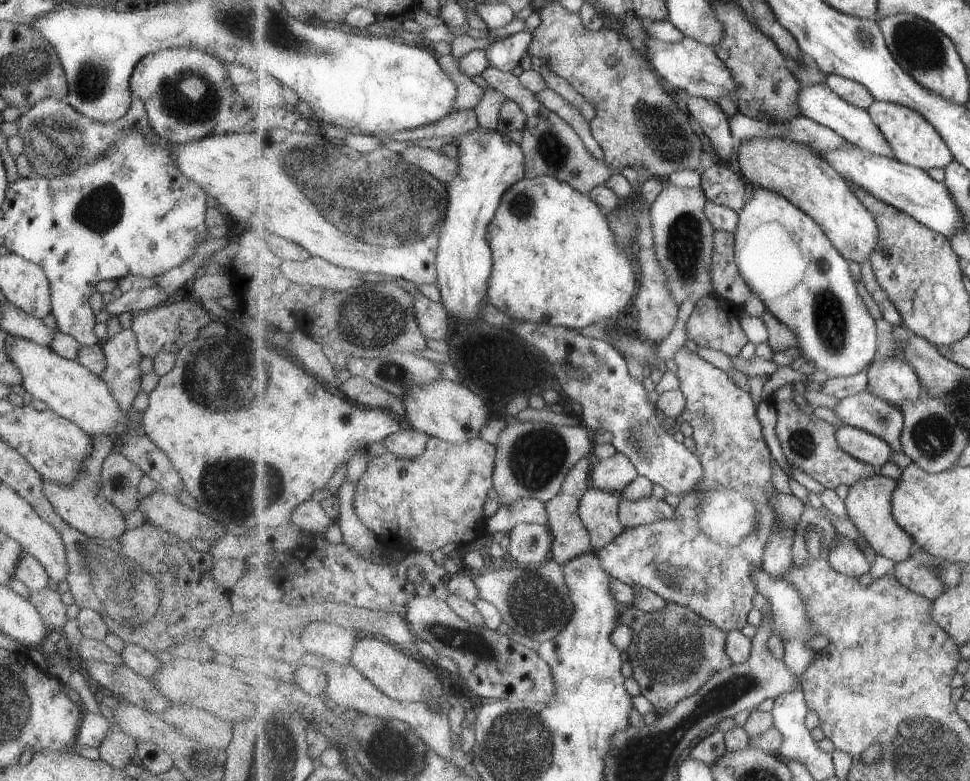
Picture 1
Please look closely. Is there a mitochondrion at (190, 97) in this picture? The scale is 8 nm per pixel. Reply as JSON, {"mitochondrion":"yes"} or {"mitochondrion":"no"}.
{"mitochondrion":"yes"}

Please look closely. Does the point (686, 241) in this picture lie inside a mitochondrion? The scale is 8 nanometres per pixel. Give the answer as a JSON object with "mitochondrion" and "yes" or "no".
{"mitochondrion":"yes"}

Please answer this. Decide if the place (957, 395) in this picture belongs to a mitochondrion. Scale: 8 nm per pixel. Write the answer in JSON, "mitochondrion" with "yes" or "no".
{"mitochondrion":"yes"}

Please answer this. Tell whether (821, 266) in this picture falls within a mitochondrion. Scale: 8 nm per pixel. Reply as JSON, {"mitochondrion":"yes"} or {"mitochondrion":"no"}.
{"mitochondrion":"yes"}

